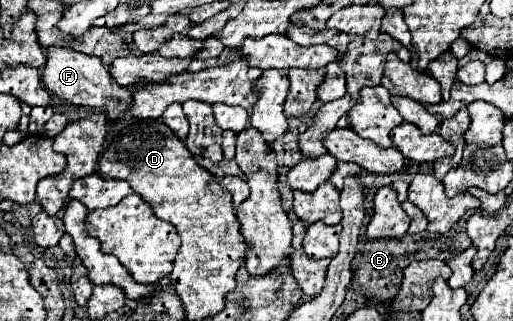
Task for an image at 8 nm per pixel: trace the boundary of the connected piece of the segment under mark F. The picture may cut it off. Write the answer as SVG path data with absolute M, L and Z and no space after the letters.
M54 47L46 49L46 65L42 69L42 81L50 93L60 97L66 103L72 101L96 101L98 109L104 109L110 119L122 117L132 99L132 91L120 87L108 73L108 69L102 65L102 61L94 55L84 55L74 49L66 47Z

